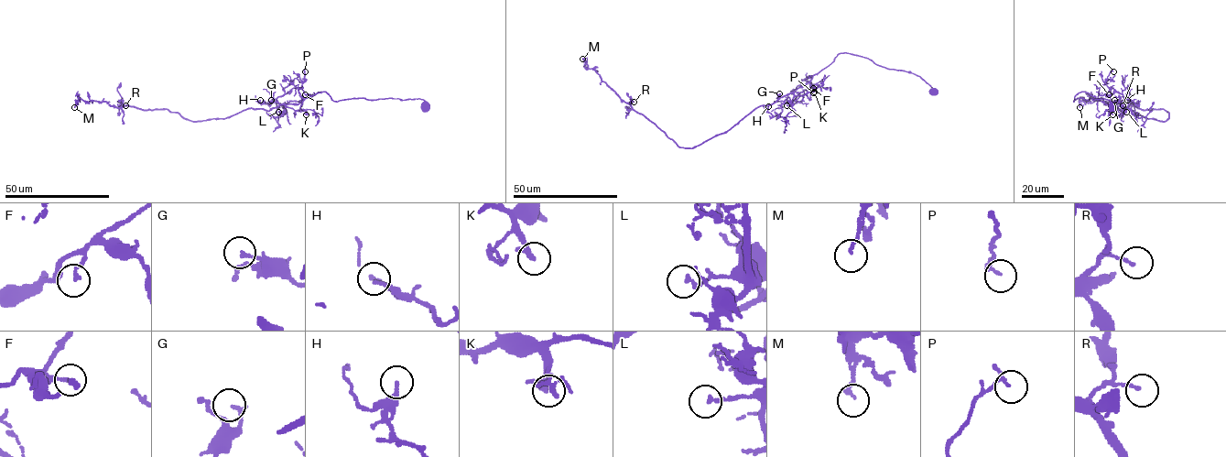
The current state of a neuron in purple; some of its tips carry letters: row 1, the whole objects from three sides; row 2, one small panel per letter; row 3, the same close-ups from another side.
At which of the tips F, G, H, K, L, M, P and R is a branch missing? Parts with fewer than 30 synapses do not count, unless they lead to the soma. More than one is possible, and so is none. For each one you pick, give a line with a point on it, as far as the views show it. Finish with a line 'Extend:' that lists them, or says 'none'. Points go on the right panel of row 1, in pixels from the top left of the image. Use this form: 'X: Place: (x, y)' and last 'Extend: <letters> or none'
K: Place: (1112, 114)
Extend: K

